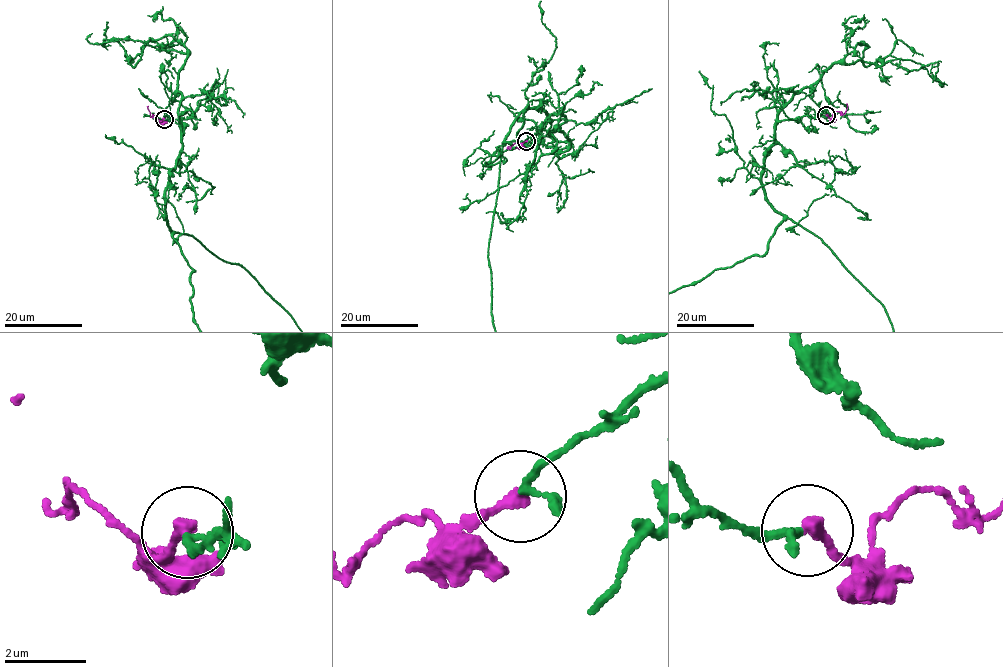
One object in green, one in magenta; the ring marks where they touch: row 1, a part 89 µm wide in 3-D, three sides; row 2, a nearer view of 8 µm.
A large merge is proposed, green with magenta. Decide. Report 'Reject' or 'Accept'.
Accept

